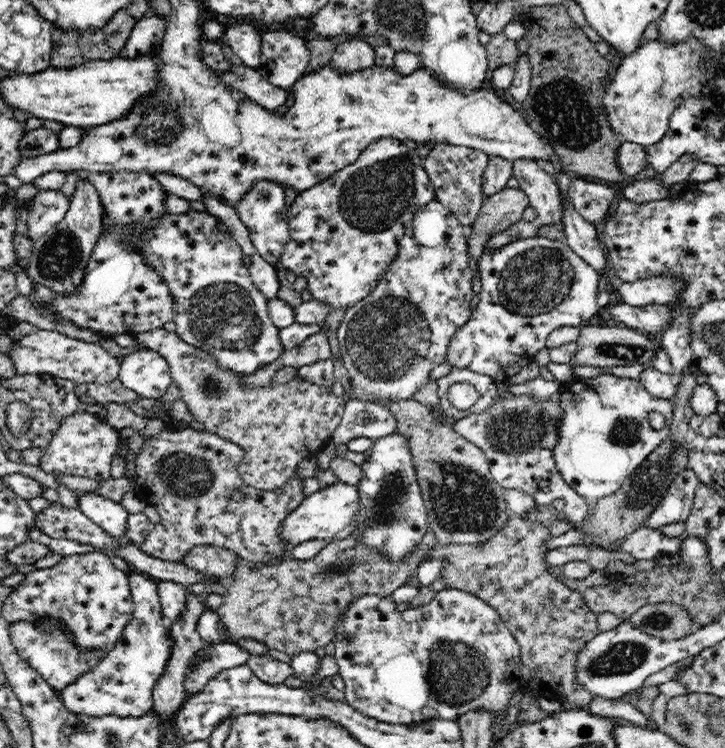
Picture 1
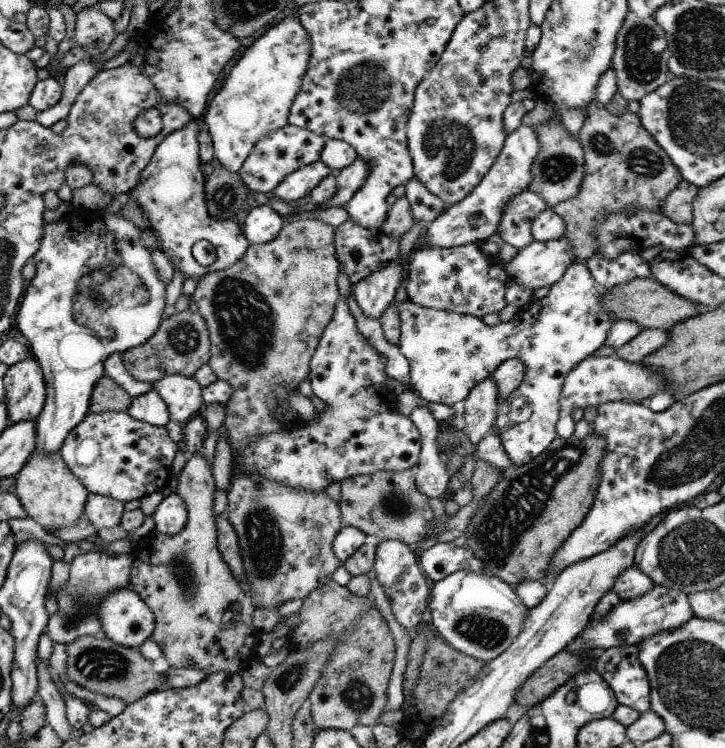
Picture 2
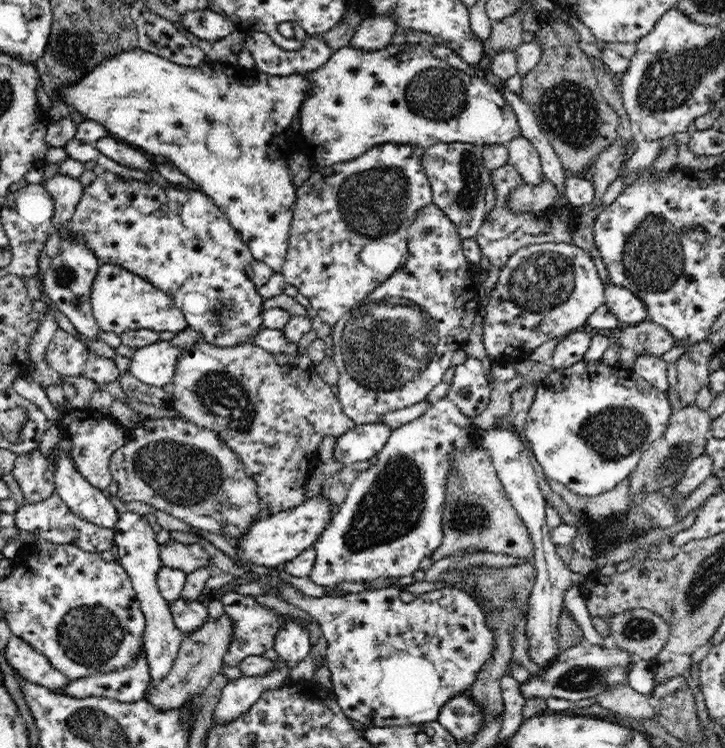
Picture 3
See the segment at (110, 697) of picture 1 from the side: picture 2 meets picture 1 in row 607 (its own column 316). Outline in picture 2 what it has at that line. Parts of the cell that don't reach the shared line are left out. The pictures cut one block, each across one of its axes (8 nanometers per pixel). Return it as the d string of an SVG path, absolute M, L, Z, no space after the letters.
M287 125L263 138L253 149L252 155L244 163L238 173L250 193L266 199L274 192L278 184L289 175L293 175L301 167L317 162L321 158L325 138L307 129Z

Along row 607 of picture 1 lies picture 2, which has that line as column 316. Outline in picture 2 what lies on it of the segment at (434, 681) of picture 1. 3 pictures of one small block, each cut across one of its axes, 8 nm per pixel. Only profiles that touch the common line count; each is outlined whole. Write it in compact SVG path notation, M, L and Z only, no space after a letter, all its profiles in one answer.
M339 296L334 315L325 332L322 332L319 346L310 364L309 381L314 395L327 406L324 412L317 412L317 422L283 426L279 432L259 437L254 445L249 445L240 459L234 459L232 477L235 470L247 473L260 473L270 481L303 489L306 491L325 491L332 482L341 483L345 479L359 475L372 475L379 471L406 471L419 464L421 437L409 417L393 412L397 397L387 393L383 386L388 376L383 371L386 358L374 349L360 334L356 320L350 313L344 297Z

